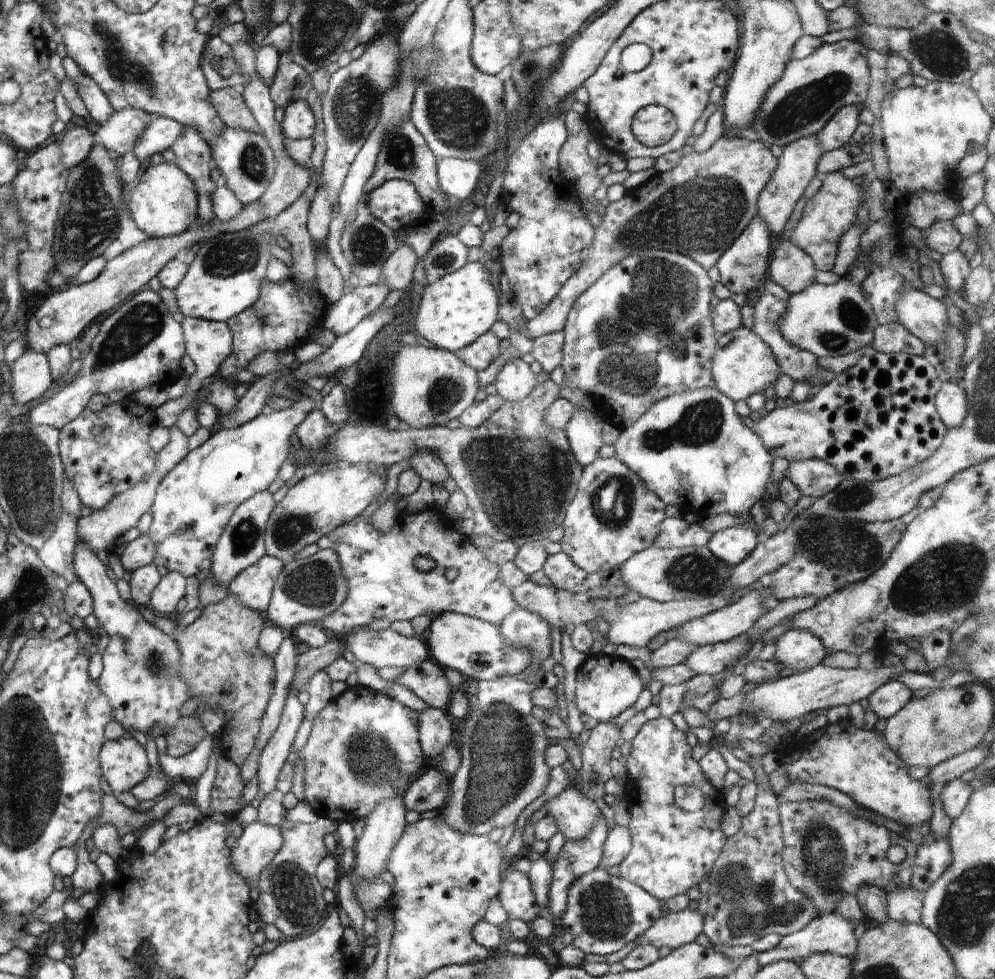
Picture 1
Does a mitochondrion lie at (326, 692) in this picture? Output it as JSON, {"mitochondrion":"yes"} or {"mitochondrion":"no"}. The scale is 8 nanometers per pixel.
{"mitochondrion":"no"}

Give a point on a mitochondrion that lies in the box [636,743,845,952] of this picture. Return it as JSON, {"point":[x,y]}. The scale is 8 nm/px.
{"point":[749,904]}

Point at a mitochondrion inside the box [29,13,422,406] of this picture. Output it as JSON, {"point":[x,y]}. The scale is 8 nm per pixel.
{"point":[89,219]}

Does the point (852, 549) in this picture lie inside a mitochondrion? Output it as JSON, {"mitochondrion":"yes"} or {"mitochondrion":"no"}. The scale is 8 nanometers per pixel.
{"mitochondrion":"yes"}

